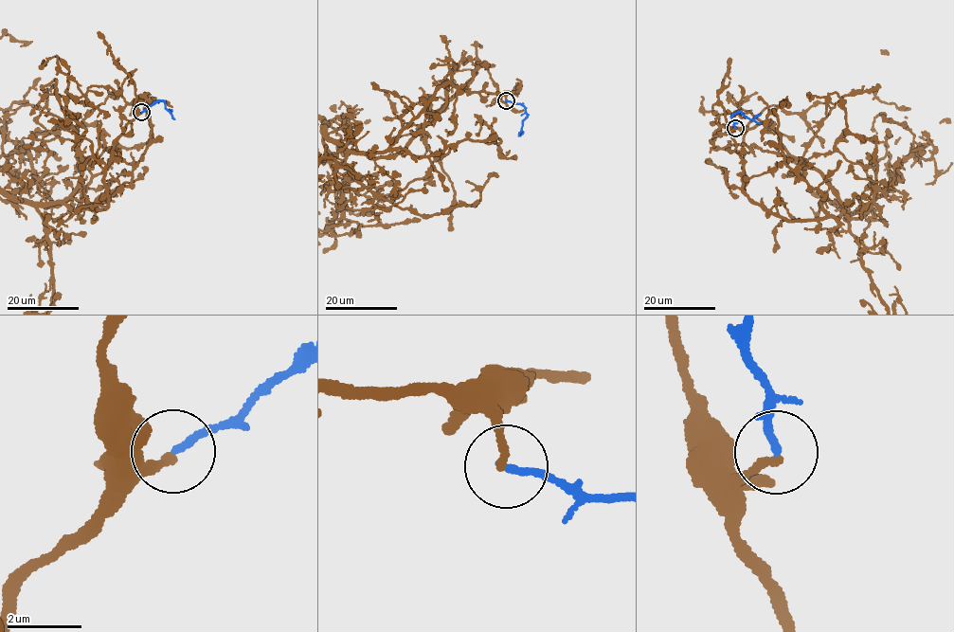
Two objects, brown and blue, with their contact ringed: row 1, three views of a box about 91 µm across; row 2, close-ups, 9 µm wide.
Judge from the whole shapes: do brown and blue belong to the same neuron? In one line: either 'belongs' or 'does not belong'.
does not belong

